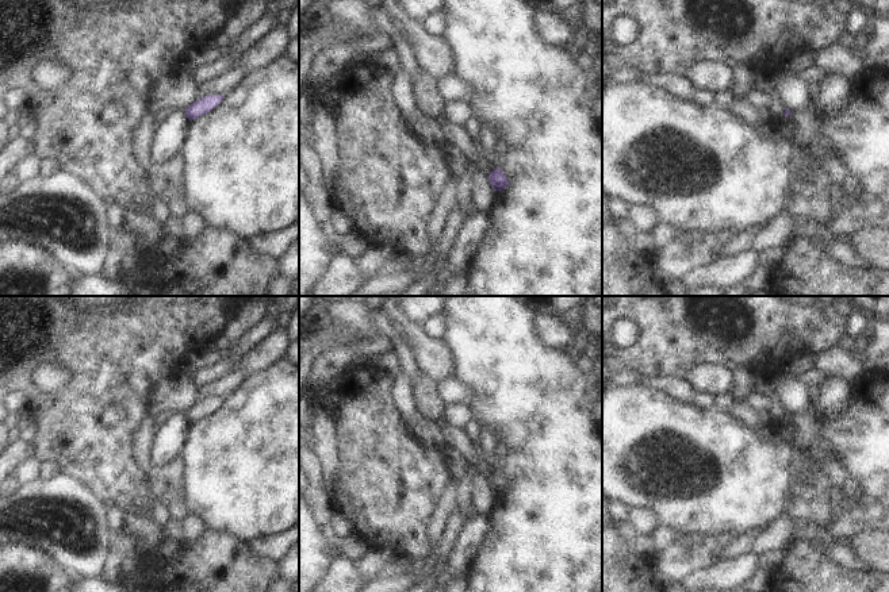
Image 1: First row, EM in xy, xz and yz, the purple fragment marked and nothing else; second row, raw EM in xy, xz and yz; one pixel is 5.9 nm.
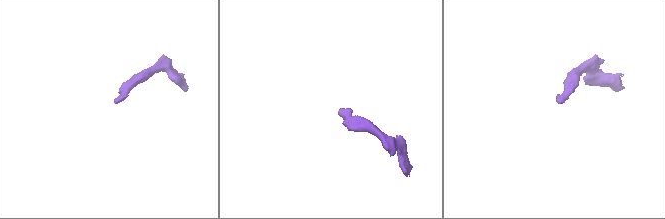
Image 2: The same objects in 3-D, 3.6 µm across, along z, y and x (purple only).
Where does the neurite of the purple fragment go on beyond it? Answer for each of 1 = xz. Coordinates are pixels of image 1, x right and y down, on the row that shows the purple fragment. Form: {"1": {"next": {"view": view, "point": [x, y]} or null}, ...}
{"1": {"next": null}}

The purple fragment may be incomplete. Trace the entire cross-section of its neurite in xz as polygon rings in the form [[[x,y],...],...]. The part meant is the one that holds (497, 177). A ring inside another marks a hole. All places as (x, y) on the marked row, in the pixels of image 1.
[[[498,166],[488,174],[488,181],[494,191],[506,189],[509,187],[509,181],[503,170],[501,170]]]

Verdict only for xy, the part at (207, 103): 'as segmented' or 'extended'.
as segmented

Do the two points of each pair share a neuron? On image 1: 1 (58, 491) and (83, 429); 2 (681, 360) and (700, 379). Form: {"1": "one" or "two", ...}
{"1": "two", "2": "two"}

